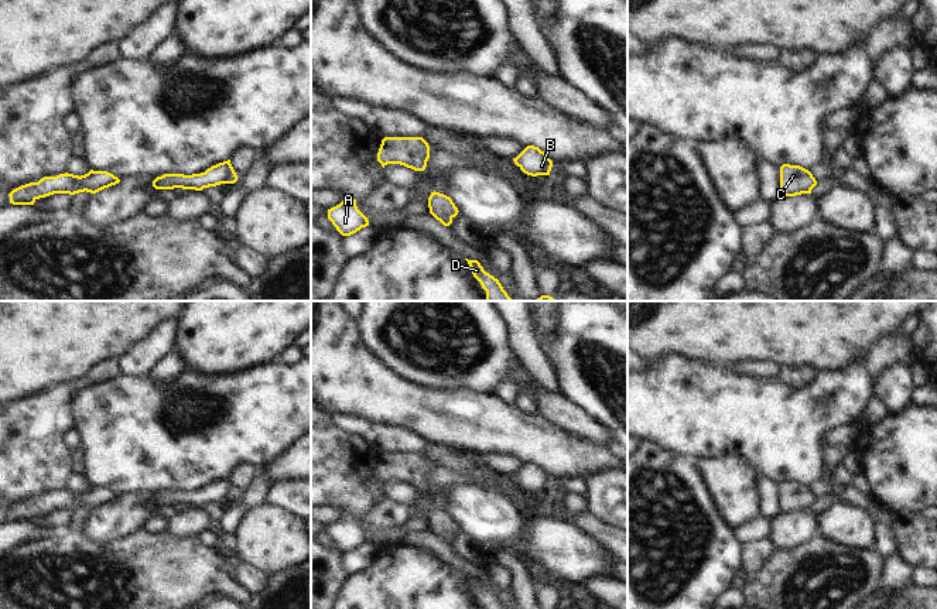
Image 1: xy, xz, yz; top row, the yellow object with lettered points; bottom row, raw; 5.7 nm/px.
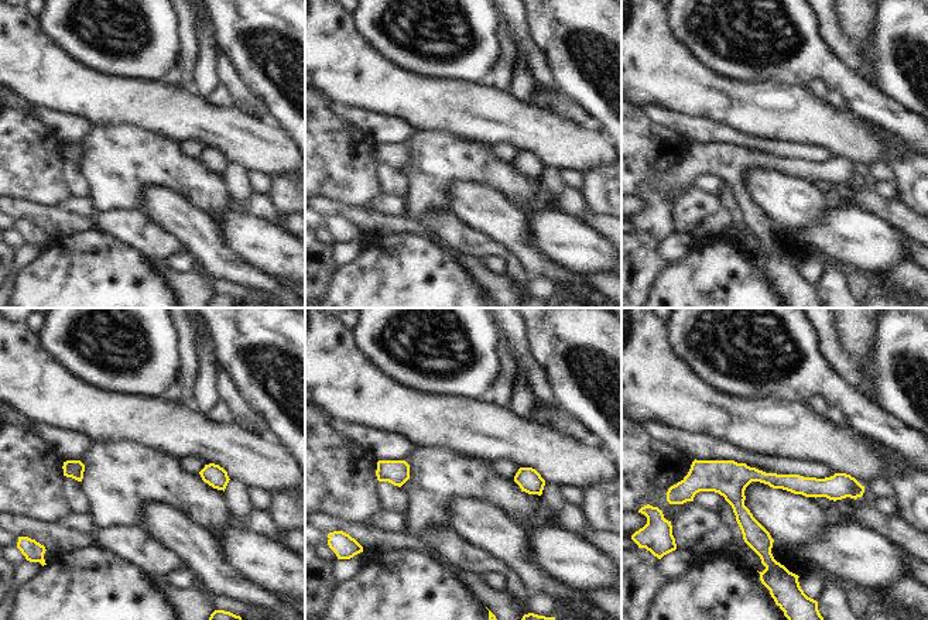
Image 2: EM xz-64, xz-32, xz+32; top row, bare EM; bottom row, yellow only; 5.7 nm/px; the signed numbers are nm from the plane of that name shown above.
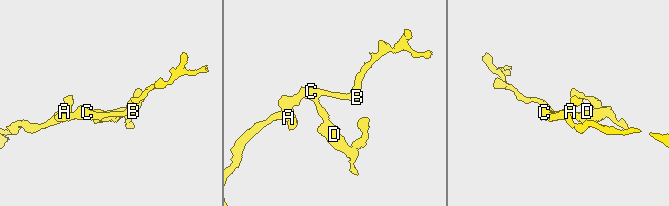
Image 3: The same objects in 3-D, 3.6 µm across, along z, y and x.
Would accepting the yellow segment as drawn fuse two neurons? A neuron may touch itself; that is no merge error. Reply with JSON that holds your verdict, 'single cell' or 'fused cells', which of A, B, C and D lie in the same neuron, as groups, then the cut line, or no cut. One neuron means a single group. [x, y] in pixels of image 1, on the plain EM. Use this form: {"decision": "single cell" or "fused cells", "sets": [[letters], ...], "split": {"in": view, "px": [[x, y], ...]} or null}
{"decision": "single cell", "sets": [["A", "B", "C", "D"]], "split": null}

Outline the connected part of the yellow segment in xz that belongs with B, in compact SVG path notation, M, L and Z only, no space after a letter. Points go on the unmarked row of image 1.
M527 462L516 475L514 480L527 492L550 492L553 478L538 463Z

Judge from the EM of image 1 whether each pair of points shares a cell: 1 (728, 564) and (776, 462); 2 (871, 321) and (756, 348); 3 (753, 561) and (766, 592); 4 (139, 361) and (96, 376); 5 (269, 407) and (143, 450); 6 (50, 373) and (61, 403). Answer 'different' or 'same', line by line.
1: different
2: same
3: different
4: different
5: same
6: different

